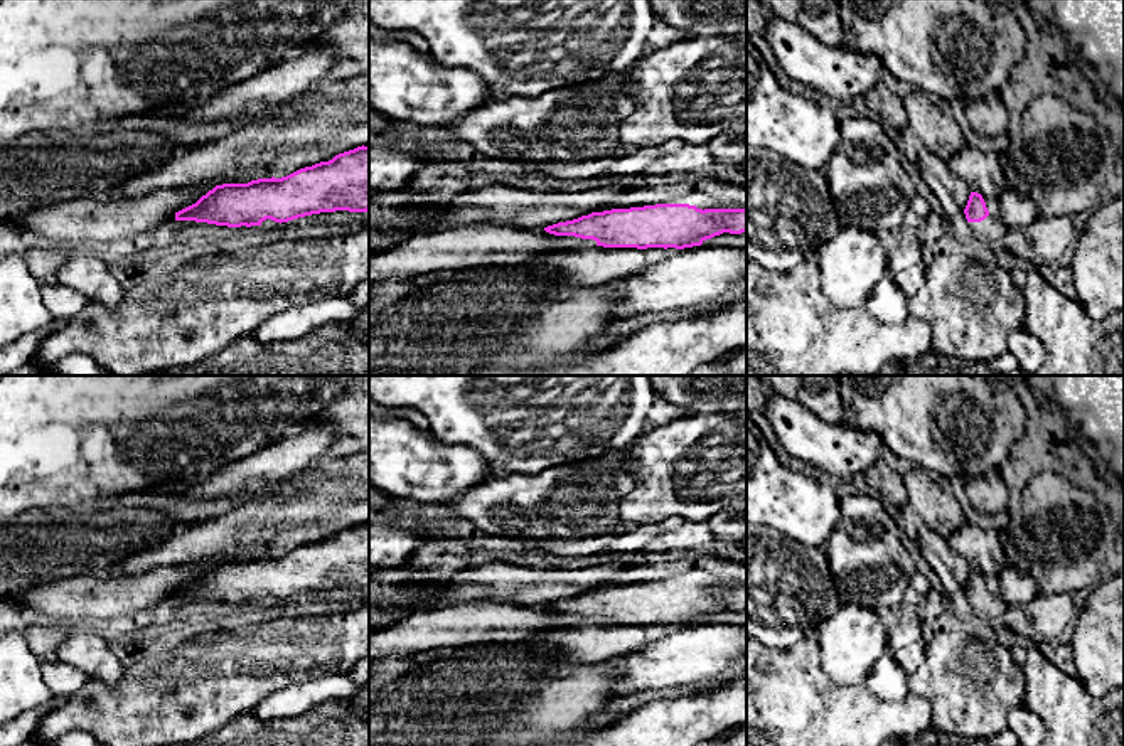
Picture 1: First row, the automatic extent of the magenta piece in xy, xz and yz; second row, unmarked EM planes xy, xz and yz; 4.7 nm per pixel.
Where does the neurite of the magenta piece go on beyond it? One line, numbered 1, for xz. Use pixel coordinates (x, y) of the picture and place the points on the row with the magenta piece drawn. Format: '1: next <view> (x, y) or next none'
1: next none

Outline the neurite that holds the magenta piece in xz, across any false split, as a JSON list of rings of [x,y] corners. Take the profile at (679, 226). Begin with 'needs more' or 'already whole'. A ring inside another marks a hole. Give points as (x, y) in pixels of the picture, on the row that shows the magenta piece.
already whole | [[[656,204],[591,212],[544,227],[554,236],[593,239],[603,248],[693,248],[723,232],[747,232],[747,209]]]

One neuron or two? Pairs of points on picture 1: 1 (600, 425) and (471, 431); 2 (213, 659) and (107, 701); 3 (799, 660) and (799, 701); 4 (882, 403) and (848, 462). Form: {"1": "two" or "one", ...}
{"1": "one", "2": "one", "3": "one", "4": "two"}

